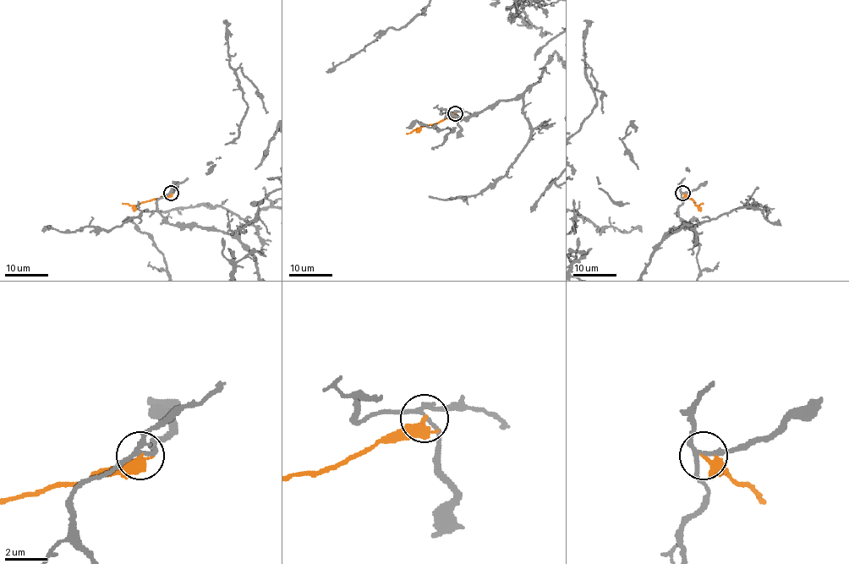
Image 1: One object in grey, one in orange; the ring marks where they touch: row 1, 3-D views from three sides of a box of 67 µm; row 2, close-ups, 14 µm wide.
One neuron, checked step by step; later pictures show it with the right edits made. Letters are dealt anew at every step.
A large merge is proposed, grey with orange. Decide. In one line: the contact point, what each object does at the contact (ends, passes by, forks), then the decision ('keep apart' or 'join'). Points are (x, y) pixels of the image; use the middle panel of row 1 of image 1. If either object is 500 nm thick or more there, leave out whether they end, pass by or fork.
(455, 113) | grey forks | orange ends | keep apart

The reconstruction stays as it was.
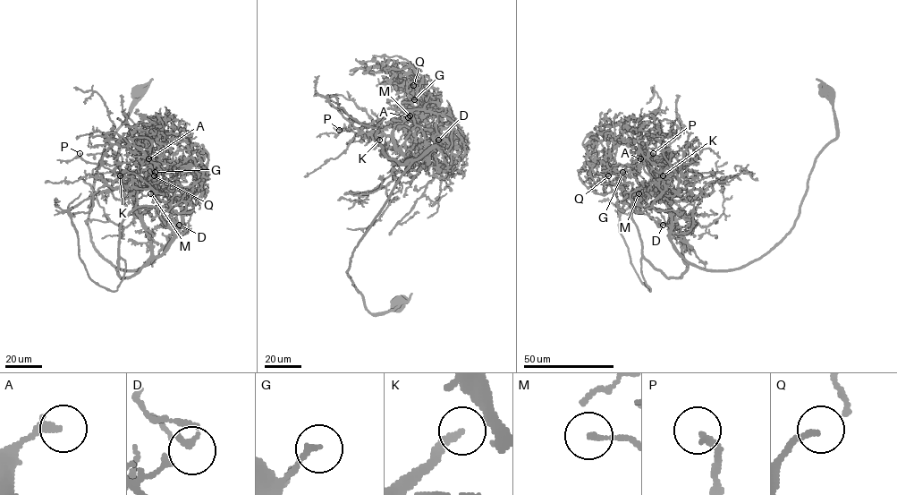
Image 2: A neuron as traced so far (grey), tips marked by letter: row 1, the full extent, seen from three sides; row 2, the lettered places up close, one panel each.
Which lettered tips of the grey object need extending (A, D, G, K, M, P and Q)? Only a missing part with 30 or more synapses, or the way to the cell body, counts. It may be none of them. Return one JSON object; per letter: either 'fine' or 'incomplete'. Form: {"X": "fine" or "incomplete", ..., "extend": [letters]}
{"A": "fine", "D": "fine", "G": "fine", "K": "incomplete", "M": "fine", "P": "fine", "Q": "fine", "extend": ["K"]}

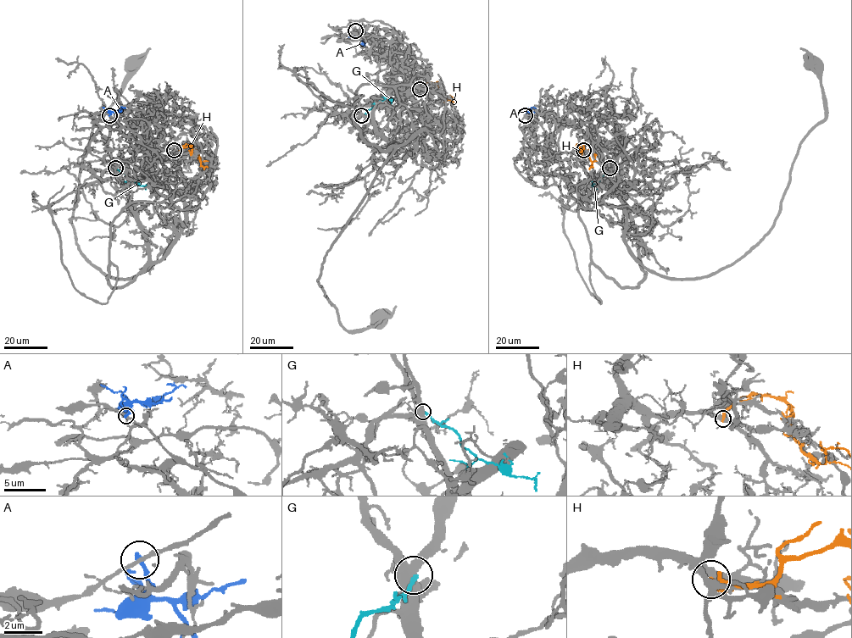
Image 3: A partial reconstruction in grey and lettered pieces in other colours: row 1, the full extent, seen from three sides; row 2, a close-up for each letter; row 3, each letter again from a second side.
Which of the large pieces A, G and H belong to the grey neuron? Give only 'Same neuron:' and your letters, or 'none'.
Same neuron: none

